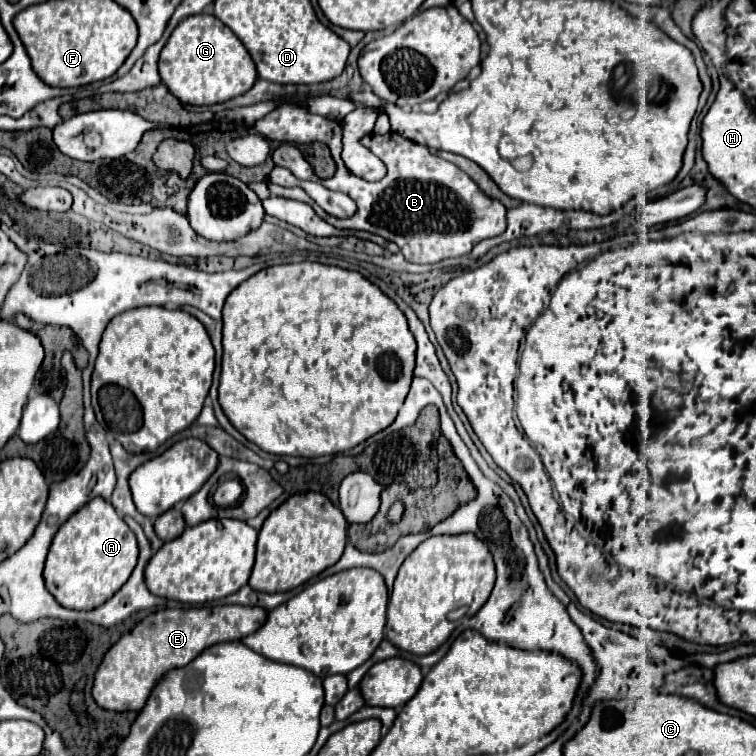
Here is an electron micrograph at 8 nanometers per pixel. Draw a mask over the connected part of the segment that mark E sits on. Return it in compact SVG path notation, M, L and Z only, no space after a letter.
M207 606L207 608L175 608L159 610L145 616L133 630L123 634L103 656L91 688L97 706L113 712L141 710L153 686L171 668L187 666L201 650L231 640L243 640L259 630L267 620L267 612L259 606Z

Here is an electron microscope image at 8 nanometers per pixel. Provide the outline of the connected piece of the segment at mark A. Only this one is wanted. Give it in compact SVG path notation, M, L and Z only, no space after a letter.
M93 498L57 530L45 562L45 586L65 608L93 610L127 582L137 564L137 554L137 540L129 526L107 500Z

